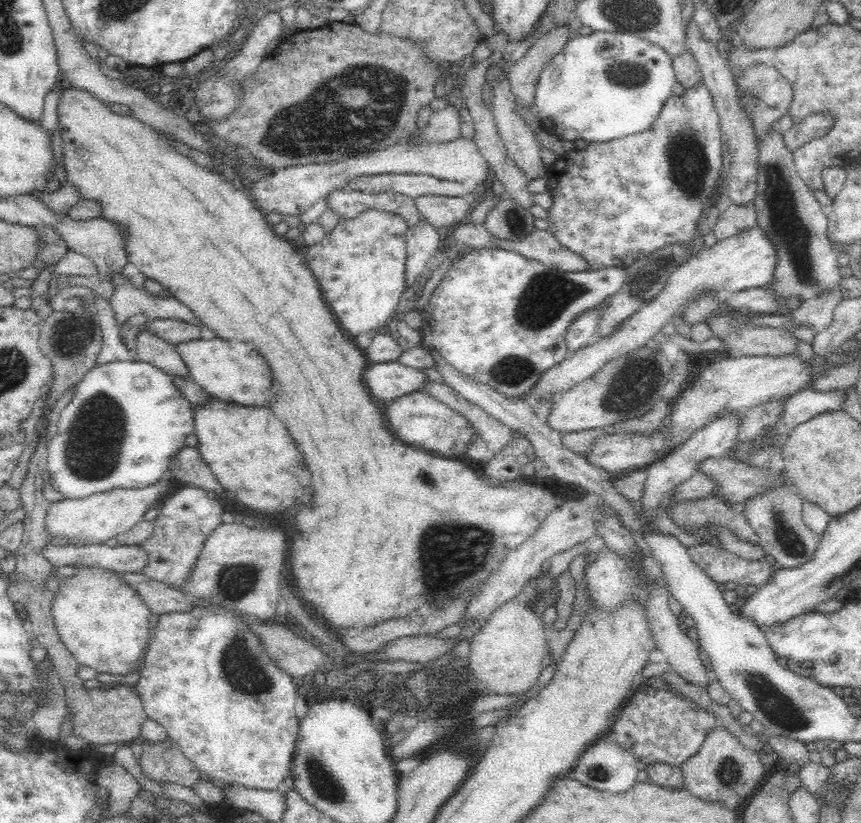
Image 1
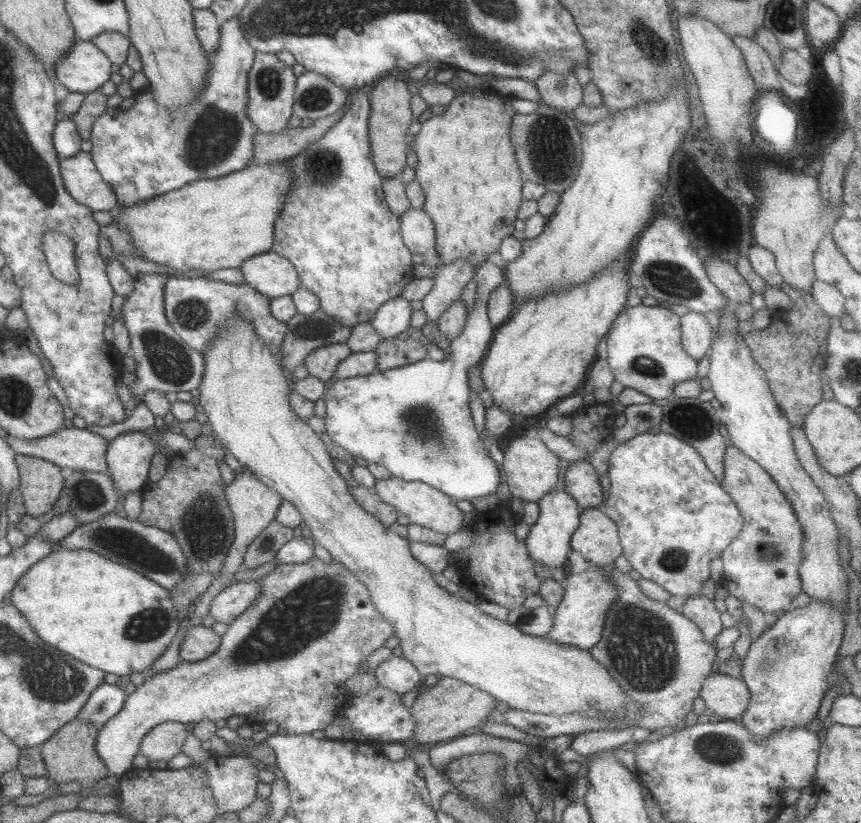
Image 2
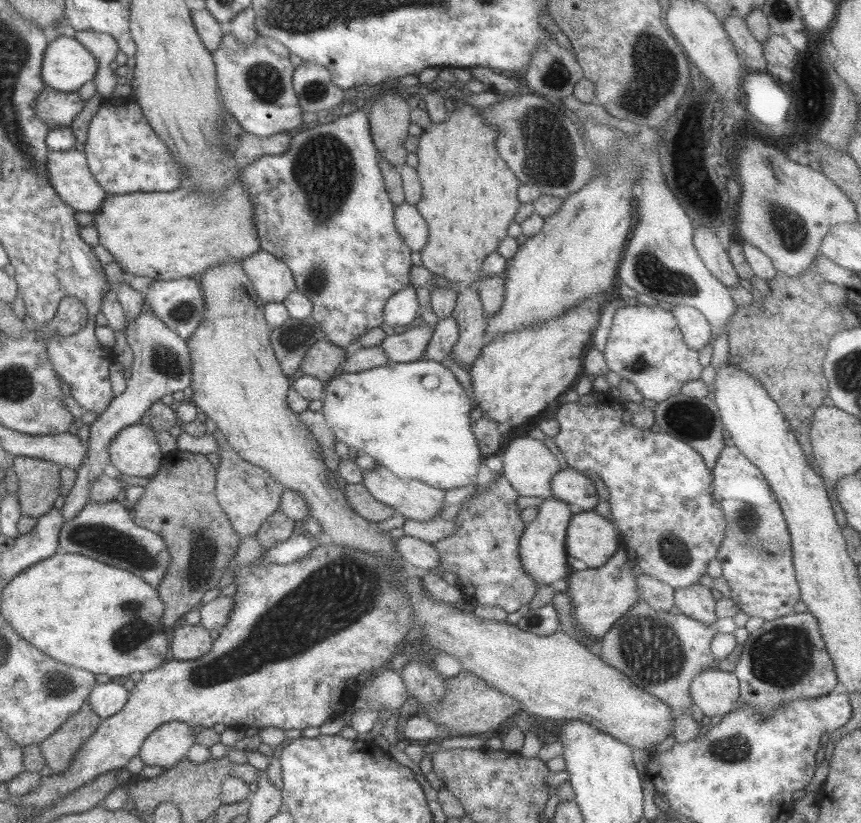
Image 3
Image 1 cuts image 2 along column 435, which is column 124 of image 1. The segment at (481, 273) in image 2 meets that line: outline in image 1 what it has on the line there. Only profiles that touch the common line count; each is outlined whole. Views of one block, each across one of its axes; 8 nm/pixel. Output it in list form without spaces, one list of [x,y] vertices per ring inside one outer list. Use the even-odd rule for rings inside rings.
[[[108,362],[92,367],[83,379],[76,384],[71,400],[60,412],[56,434],[48,442],[47,469],[50,473],[50,483],[66,498],[84,498],[93,494],[106,492],[118,487],[137,489],[153,485],[160,479],[170,479],[169,468],[175,454],[185,445],[186,436],[194,433],[194,405],[184,397],[184,393],[174,385],[174,379],[165,370],[157,370],[150,364],[134,365],[130,362]]]

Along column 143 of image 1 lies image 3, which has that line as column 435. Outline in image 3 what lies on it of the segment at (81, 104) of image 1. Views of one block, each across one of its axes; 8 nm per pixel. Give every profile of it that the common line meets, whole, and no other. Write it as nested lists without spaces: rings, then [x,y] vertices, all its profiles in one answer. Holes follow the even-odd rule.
[[[467,103],[460,107],[458,106],[454,112],[449,113],[449,116],[444,121],[433,123],[430,127],[424,130],[424,132],[422,132],[422,135],[419,136],[419,148],[416,153],[419,160],[416,170],[418,176],[420,177],[421,185],[423,186],[422,198],[416,206],[420,215],[428,224],[428,242],[426,242],[426,246],[424,246],[421,250],[422,266],[426,267],[426,269],[428,269],[432,274],[438,274],[447,278],[450,282],[452,282],[452,285],[456,285],[461,288],[474,286],[476,280],[483,277],[485,258],[489,254],[492,254],[492,252],[497,251],[502,240],[508,237],[508,228],[510,224],[515,222],[518,208],[522,204],[517,195],[521,182],[518,180],[518,177],[516,177],[516,174],[512,172],[512,169],[508,167],[506,161],[500,158],[500,154],[496,149],[497,130],[493,130],[492,127],[484,125],[484,122],[485,119],[481,116],[480,108]]]

